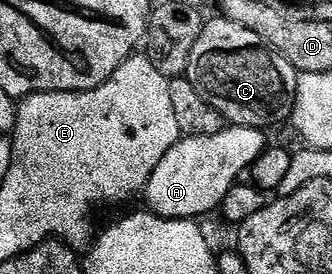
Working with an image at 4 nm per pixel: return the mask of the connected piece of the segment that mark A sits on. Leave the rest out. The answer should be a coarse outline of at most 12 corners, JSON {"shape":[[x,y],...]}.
{"shape":[[230,124],[179,138],[144,191],[161,218],[201,219],[268,149]]}

